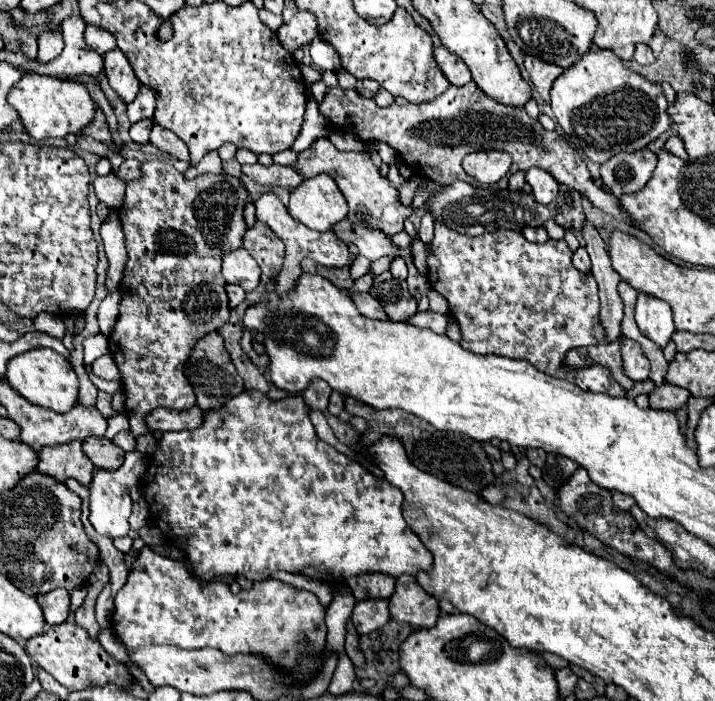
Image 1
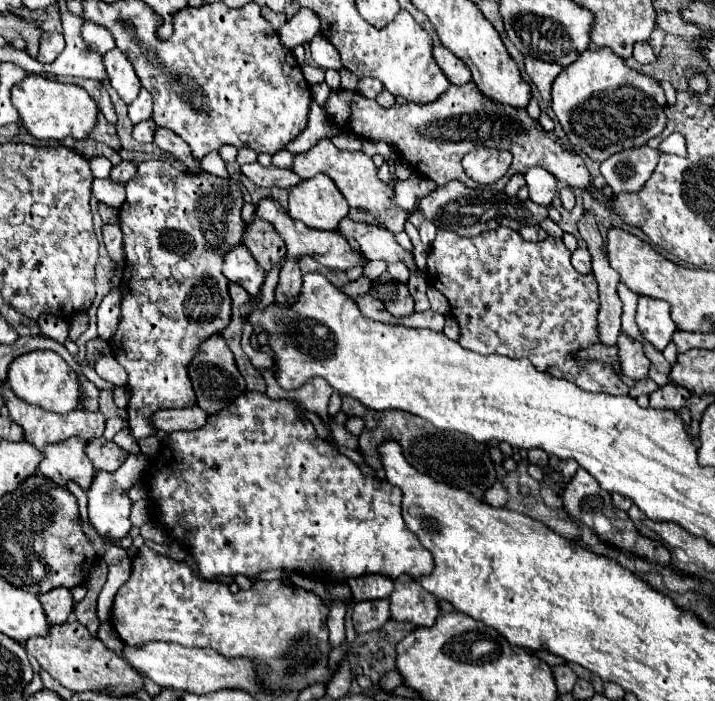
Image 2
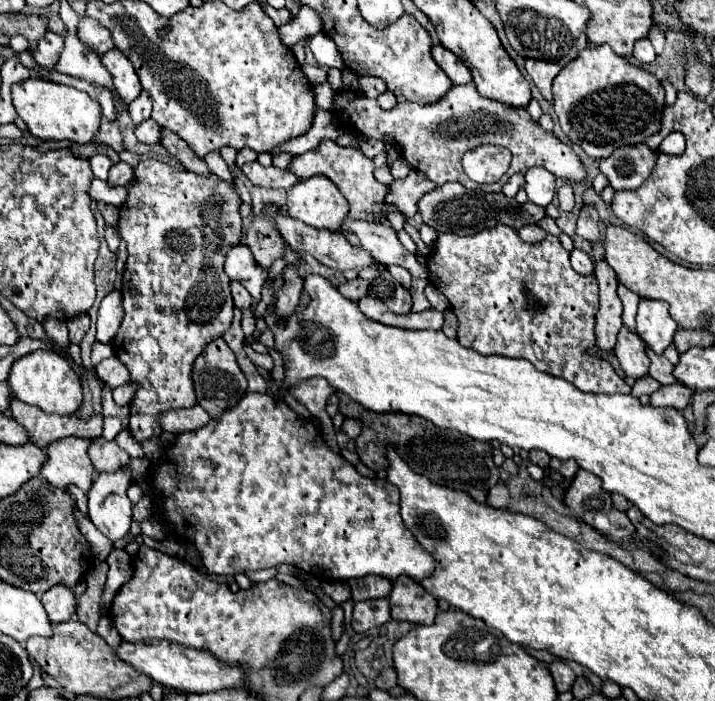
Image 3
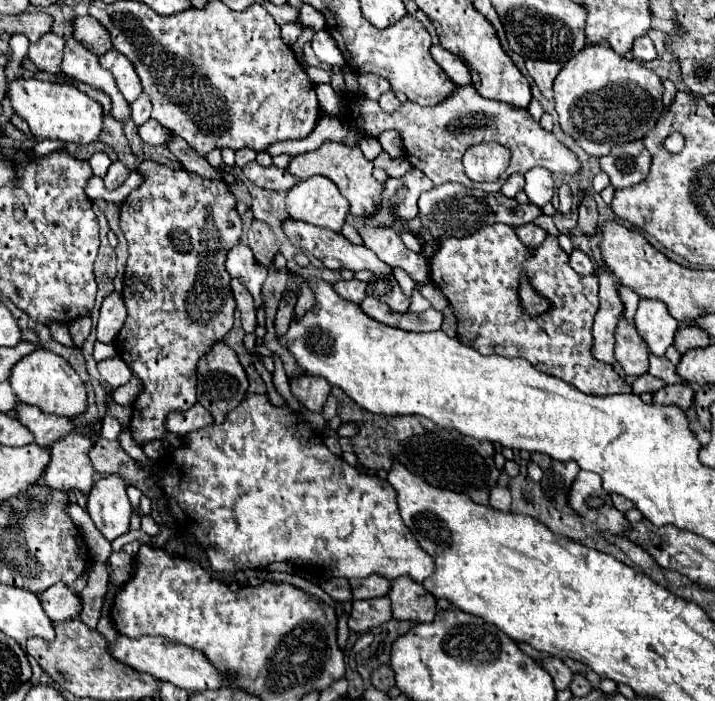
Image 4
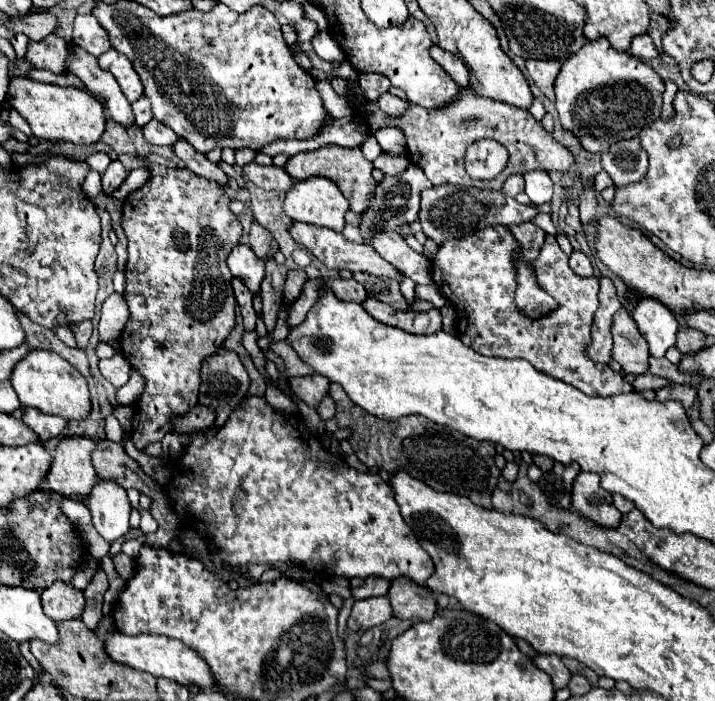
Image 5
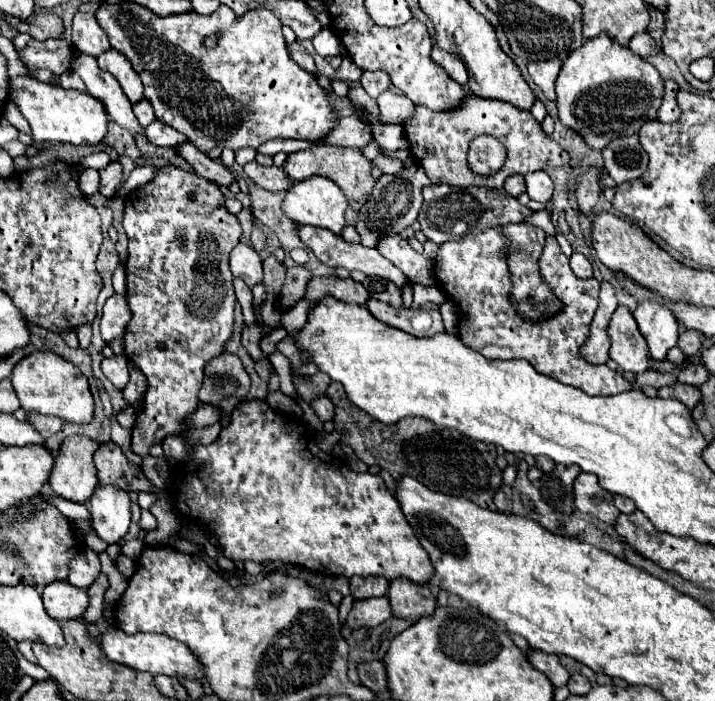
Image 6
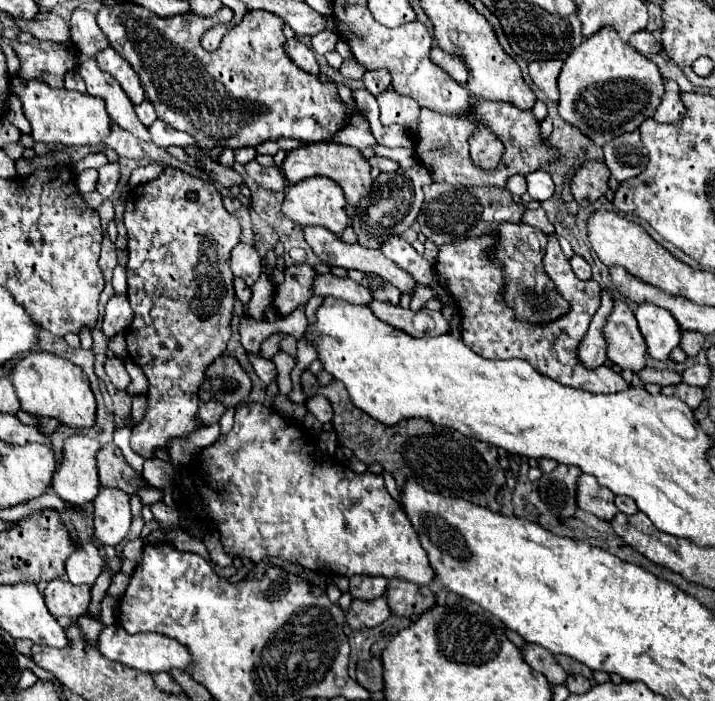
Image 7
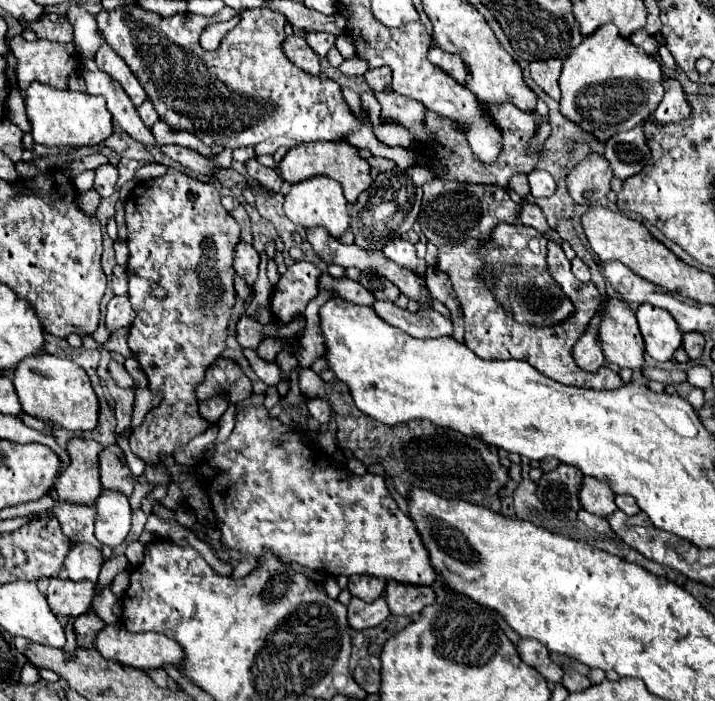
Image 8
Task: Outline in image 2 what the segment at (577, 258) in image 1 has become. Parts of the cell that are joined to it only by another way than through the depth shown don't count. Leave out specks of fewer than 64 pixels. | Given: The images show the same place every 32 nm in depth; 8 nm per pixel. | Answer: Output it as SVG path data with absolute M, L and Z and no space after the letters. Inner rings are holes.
M576 248L576 250L572 252L572 266L574 266L580 274L590 274L590 272L592 272L592 260L590 260L588 250Z

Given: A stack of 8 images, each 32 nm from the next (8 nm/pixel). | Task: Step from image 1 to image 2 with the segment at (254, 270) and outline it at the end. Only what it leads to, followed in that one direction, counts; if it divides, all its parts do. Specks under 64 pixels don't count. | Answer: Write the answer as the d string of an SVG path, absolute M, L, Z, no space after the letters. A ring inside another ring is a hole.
M244 244L232 248L226 254L222 272L230 282L244 286L252 296L260 294L260 288L264 284L264 270L256 264L256 260Z

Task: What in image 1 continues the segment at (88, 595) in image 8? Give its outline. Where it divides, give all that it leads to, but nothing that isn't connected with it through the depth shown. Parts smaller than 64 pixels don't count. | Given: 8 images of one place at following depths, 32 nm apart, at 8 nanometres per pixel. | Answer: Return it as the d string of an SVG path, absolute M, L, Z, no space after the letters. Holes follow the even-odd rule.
M56 588L48 594L40 594L38 602L44 610L44 618L50 626L62 624L70 616L70 592L64 588Z

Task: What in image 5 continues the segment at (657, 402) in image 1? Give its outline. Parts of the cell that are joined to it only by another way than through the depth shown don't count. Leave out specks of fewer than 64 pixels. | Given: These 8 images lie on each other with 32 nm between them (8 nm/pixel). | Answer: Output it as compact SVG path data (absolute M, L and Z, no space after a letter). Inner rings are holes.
M670 384L670 386L664 386L656 392L656 398L658 400L678 400L682 402L682 406L688 410L696 398L698 398L698 392L696 388L692 386L686 386L686 384Z

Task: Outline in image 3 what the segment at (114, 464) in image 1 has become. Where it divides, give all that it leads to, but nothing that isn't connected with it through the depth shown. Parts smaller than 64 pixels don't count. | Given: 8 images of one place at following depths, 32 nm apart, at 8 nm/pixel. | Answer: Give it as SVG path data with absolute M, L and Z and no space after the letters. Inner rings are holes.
M104 438L92 440L88 454L98 472L116 472L130 462L130 456L116 442L108 442Z

